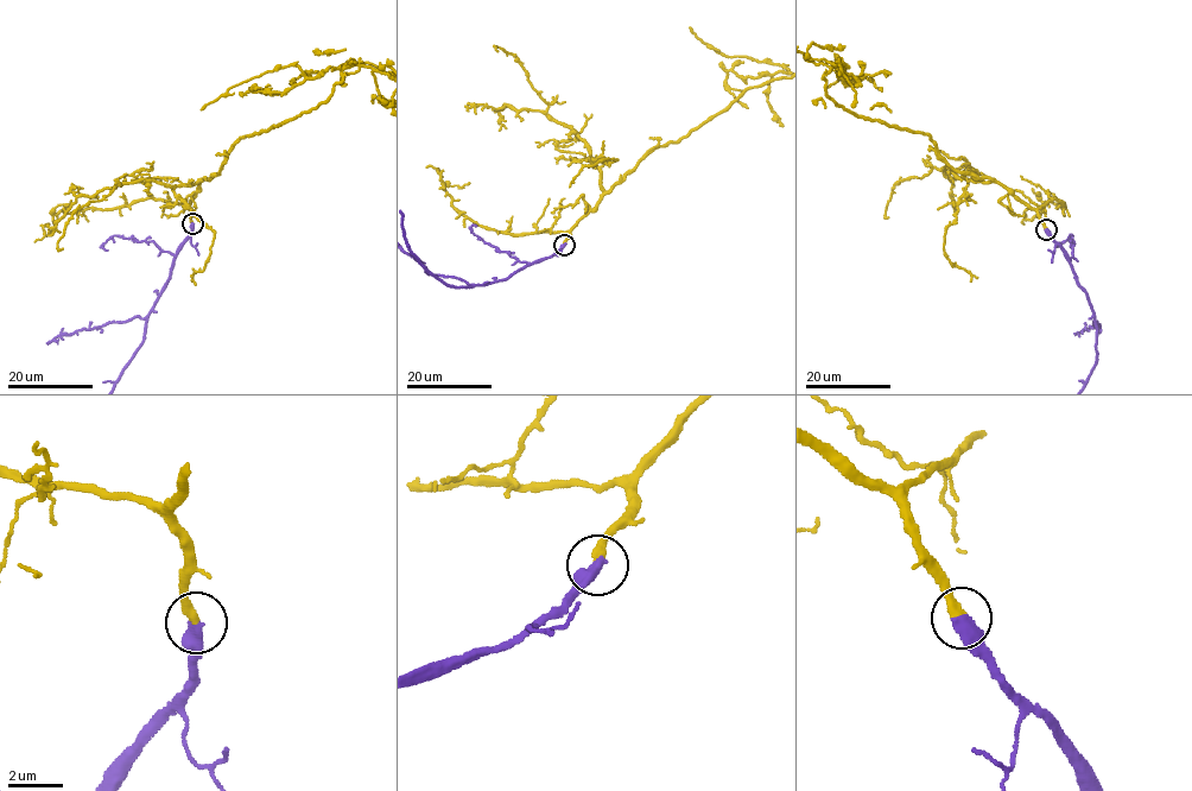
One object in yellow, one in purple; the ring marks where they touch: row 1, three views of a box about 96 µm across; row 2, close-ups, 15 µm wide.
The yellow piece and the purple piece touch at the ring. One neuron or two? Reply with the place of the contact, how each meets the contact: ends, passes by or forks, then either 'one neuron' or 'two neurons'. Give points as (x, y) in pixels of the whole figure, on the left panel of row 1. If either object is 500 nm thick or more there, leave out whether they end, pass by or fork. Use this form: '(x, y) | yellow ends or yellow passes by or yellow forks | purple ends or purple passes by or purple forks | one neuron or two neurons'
(192, 223) | one neuron

